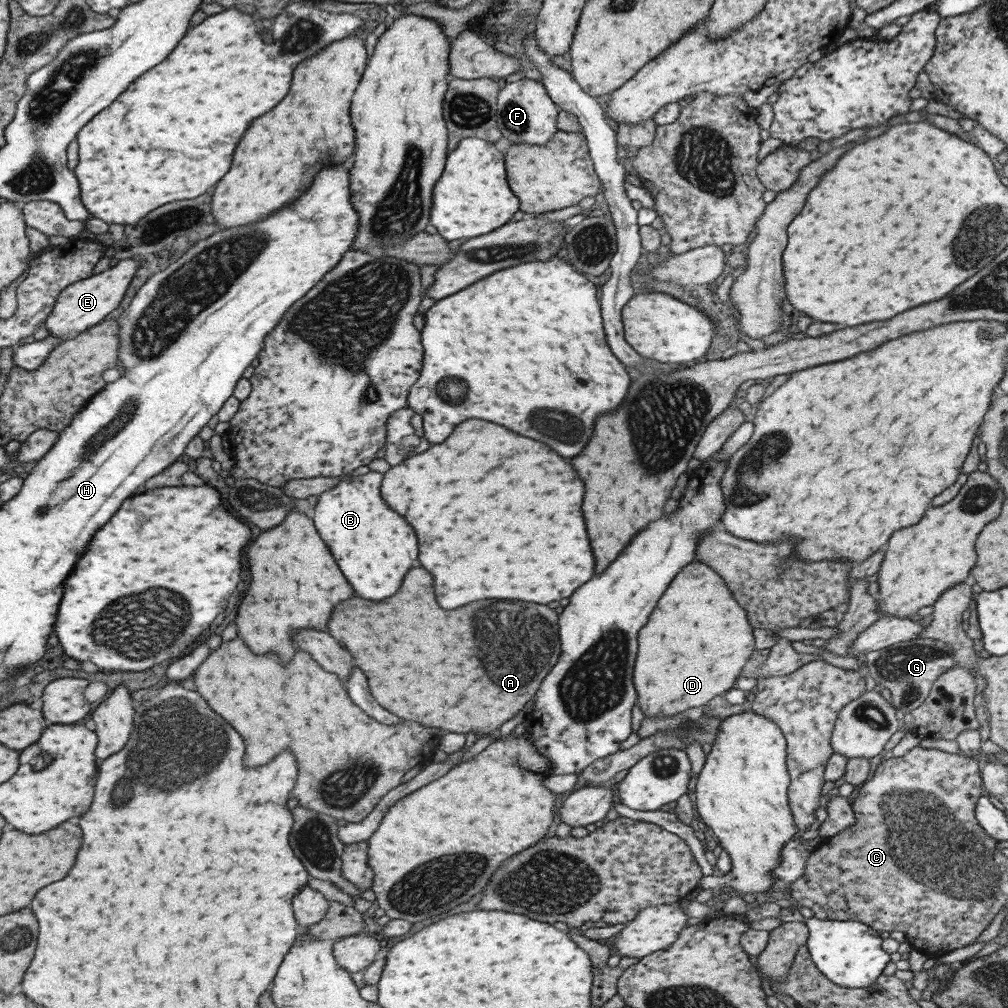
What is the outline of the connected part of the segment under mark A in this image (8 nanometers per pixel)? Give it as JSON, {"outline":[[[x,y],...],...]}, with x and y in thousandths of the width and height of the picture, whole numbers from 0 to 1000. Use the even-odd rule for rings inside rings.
{"outline":[[[408,563],[398,575],[398,583],[380,597],[350,591],[334,599],[326,611],[324,627],[348,647],[352,661],[364,671],[368,690],[384,706],[400,714],[420,716],[422,720],[436,720],[443,726],[461,729],[467,724],[485,728],[519,702],[519,696],[531,688],[535,677],[551,659],[556,646],[553,609],[543,601],[511,595],[471,595],[453,605],[438,605],[432,599],[428,577],[430,573],[422,563]]]}

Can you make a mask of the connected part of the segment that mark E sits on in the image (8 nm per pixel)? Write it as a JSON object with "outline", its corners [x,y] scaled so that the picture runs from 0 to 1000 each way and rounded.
{"outline":[[[117,258],[115,263],[99,272],[64,285],[54,301],[52,312],[45,318],[45,324],[49,327],[49,331],[57,335],[70,335],[100,319],[110,308],[116,306],[135,268],[136,260],[134,258]]]}

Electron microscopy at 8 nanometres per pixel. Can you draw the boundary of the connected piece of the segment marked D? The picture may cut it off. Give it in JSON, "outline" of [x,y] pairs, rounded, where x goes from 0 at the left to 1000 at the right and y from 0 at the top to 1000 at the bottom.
{"outline":[[[690,554],[664,579],[642,617],[632,627],[632,653],[627,665],[627,680],[632,700],[640,712],[666,712],[684,702],[695,701],[705,692],[729,681],[730,673],[748,643],[746,621],[739,604],[723,589],[718,575],[703,561]]]}

